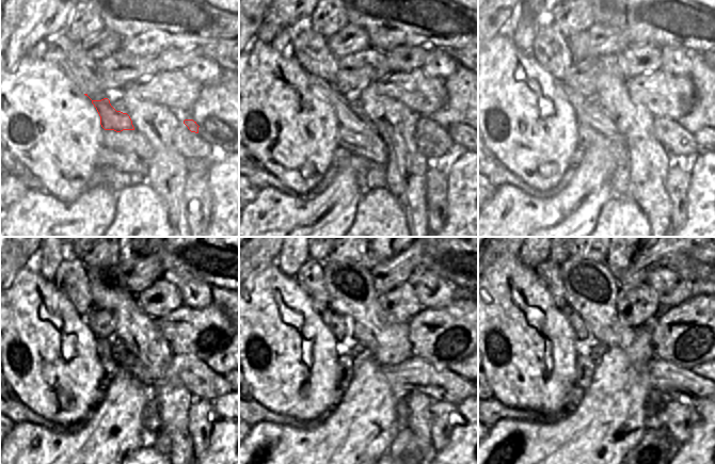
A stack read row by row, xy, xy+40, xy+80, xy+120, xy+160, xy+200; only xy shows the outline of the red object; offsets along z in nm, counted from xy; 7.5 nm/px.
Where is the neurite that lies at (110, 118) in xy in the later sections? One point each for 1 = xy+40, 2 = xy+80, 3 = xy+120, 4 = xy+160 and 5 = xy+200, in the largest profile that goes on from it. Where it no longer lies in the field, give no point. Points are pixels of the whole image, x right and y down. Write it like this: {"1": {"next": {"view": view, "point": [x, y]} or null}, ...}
{"1": {"next": {"view": "xy+40", "point": [358, 122]}}, "2": {"next": {"view": "xy+80", "point": [600, 122]}}, "3": {"next": {"view": "xy+120", "point": [190, 372]}}, "4": {"next": {"view": "xy+160", "point": [415, 373]}}, "5": {"next": {"view": "xy+200", "point": [662, 376]}}}

